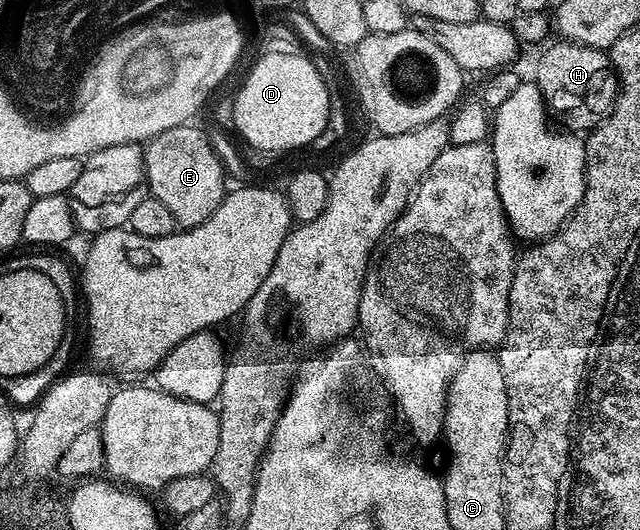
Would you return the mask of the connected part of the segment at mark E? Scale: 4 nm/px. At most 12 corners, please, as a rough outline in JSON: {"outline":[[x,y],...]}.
{"outline":[[195,124],[146,143],[150,197],[180,227],[223,203],[225,171]]}

